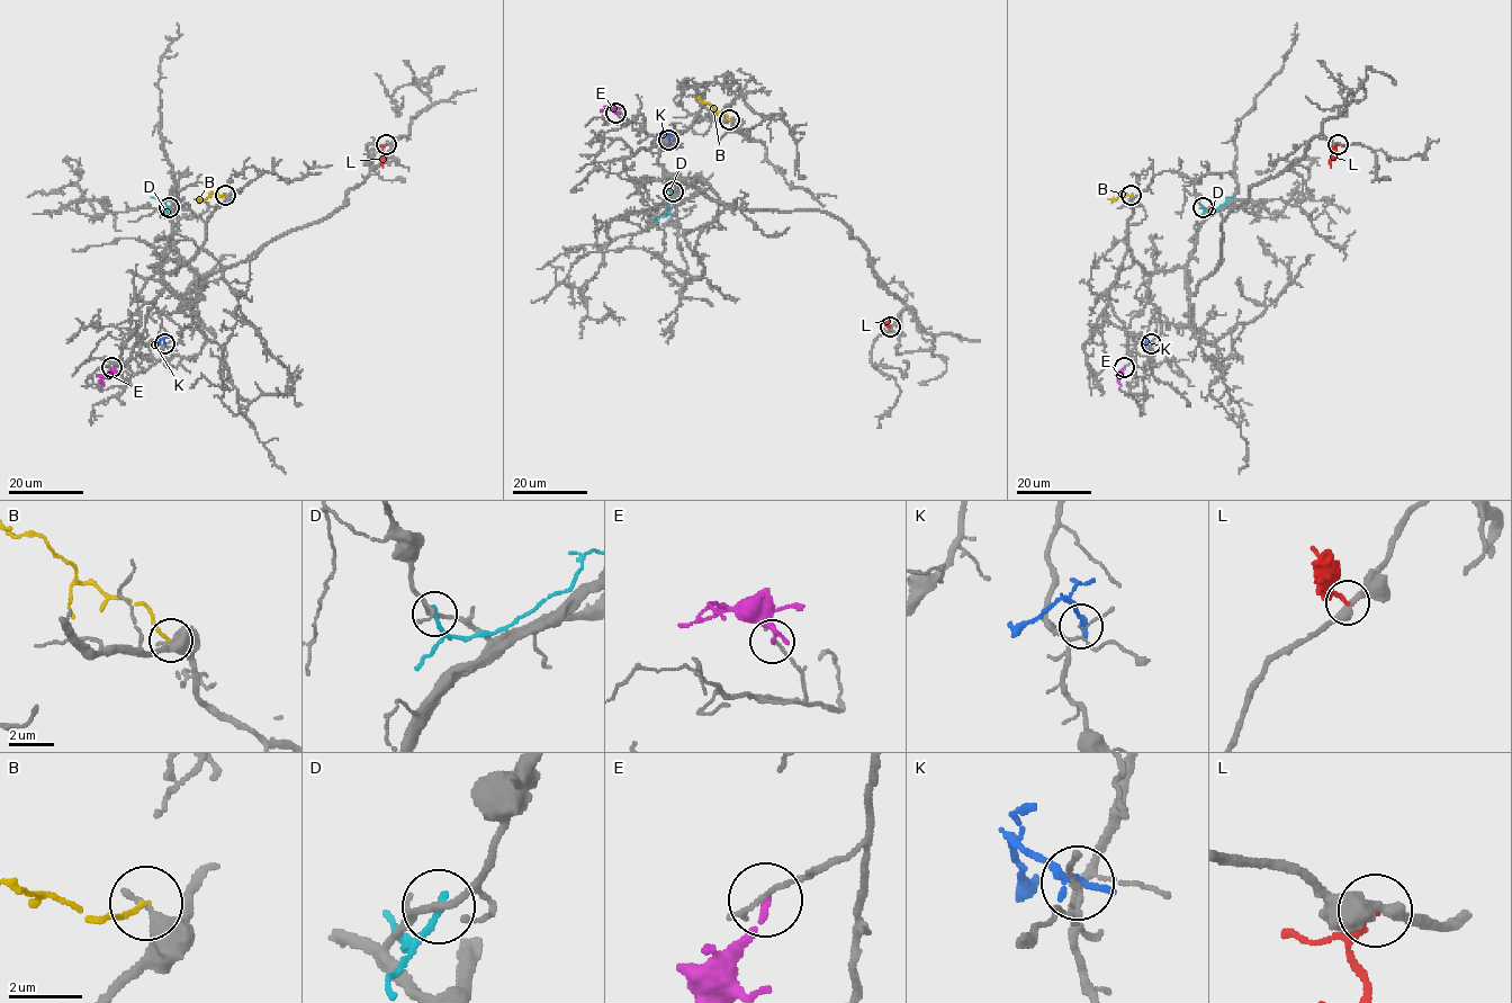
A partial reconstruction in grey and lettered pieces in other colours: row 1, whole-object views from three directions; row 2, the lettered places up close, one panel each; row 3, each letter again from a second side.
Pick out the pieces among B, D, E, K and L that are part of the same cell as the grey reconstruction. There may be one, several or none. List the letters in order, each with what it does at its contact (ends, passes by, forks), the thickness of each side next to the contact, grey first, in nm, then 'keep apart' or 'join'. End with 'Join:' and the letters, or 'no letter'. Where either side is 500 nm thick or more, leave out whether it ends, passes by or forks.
B: it ends there; 400 nm thick on the grey side, 110 nm on the other; keep apart
D: it ends there; 170 nm thick on the grey side, 190 nm on the other; keep apart
E: it ends there; 170 nm thick on the grey side, 180 nm on the other; keep apart
K: it ends there; 90 nm thick on the grey side, 260 nm on the other; keep apart
L: it ends there; 340 nm thick on the grey side, 200 nm on the other; keep apart
Join: no letter

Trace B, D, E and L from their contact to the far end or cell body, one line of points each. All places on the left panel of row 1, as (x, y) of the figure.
B: (226, 195), (210, 193), (205, 200), (194, 199)
D: (169, 207), (165, 212), (164, 203), (150, 197)
E: (111, 367), (102, 378), (104, 385)
L: (387, 144), (383, 148), (381, 167)

